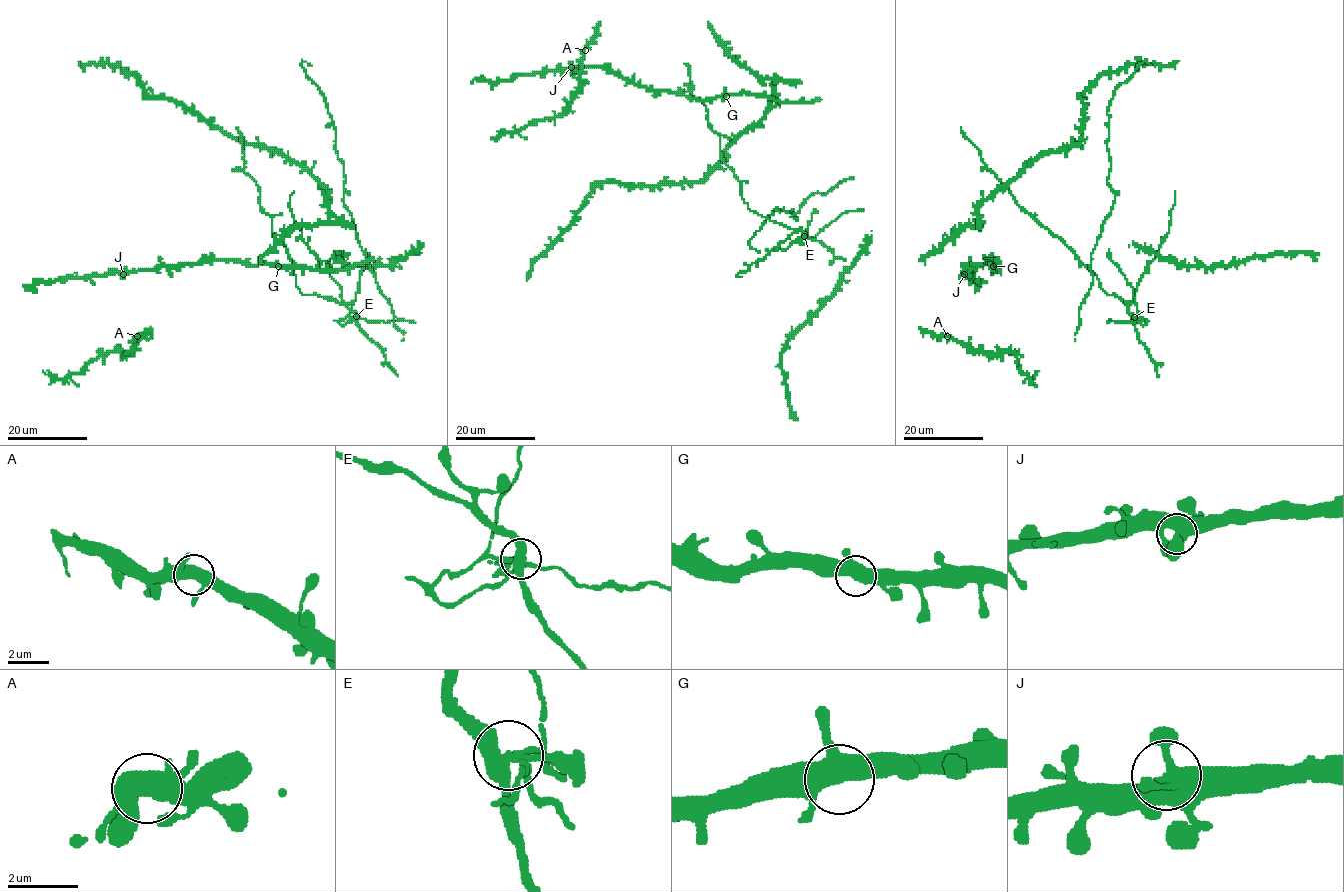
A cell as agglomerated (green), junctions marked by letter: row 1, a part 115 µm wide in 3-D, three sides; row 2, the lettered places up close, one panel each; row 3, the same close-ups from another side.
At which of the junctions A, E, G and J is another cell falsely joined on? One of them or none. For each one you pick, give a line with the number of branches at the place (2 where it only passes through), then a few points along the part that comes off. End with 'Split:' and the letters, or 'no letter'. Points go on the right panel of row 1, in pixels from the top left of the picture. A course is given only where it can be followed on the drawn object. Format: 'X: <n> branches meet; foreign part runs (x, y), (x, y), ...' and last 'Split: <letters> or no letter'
E: 6 branches meet; foreign part runs (1134, 316), (1138, 310), (1133, 289), (1110, 258), (1108, 249)
Split: E

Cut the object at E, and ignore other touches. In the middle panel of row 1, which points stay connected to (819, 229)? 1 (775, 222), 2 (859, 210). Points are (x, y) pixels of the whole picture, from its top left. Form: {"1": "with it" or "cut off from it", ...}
{"1": "cut off from it", "2": "with it"}

